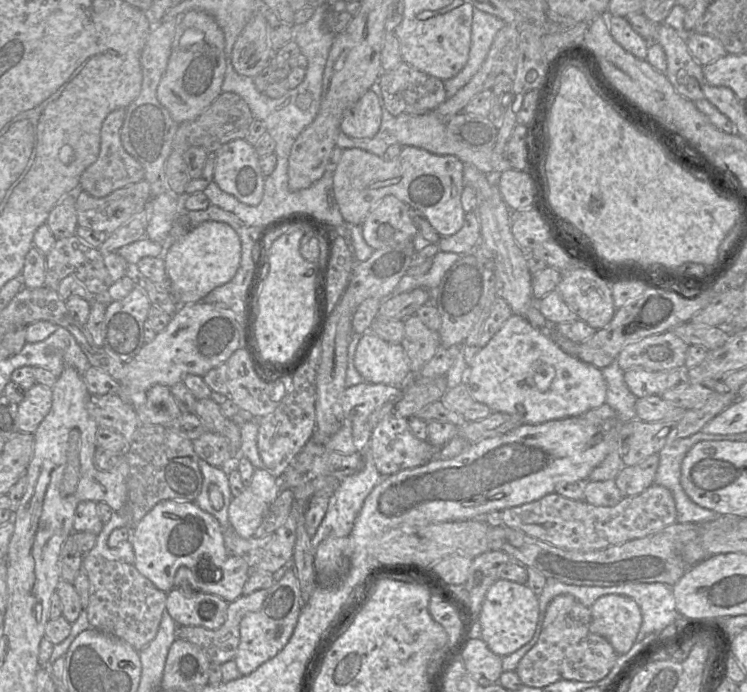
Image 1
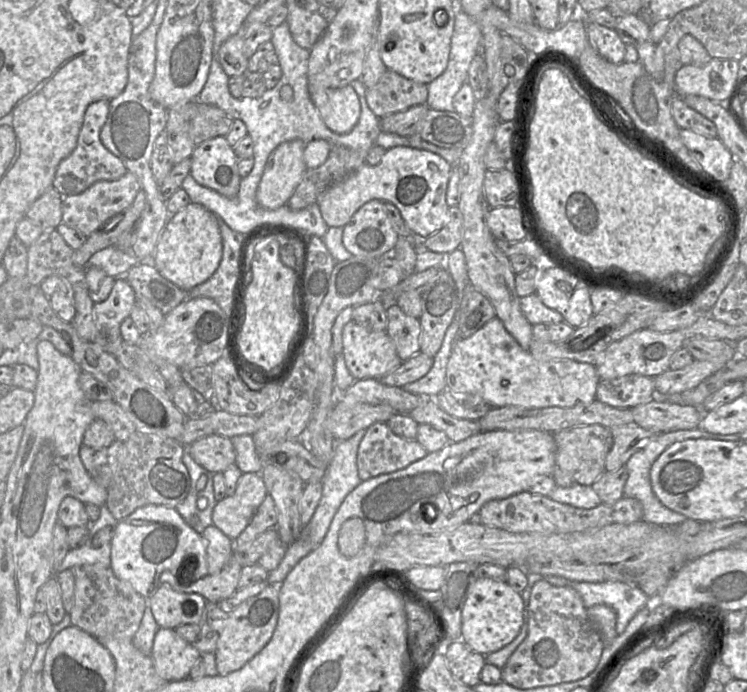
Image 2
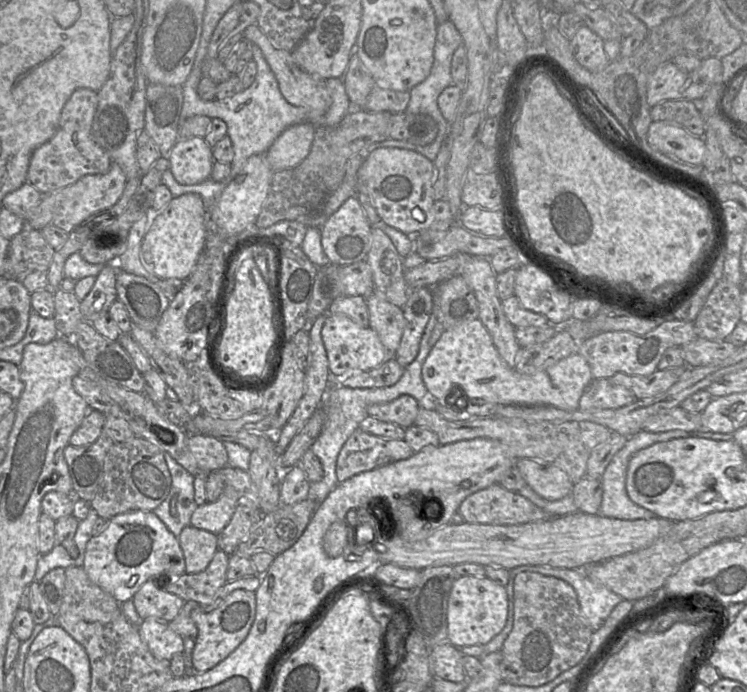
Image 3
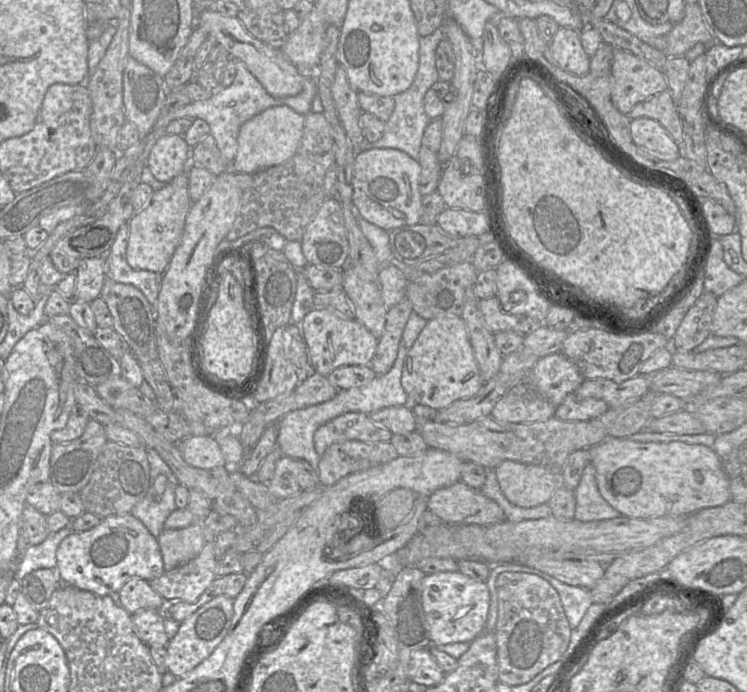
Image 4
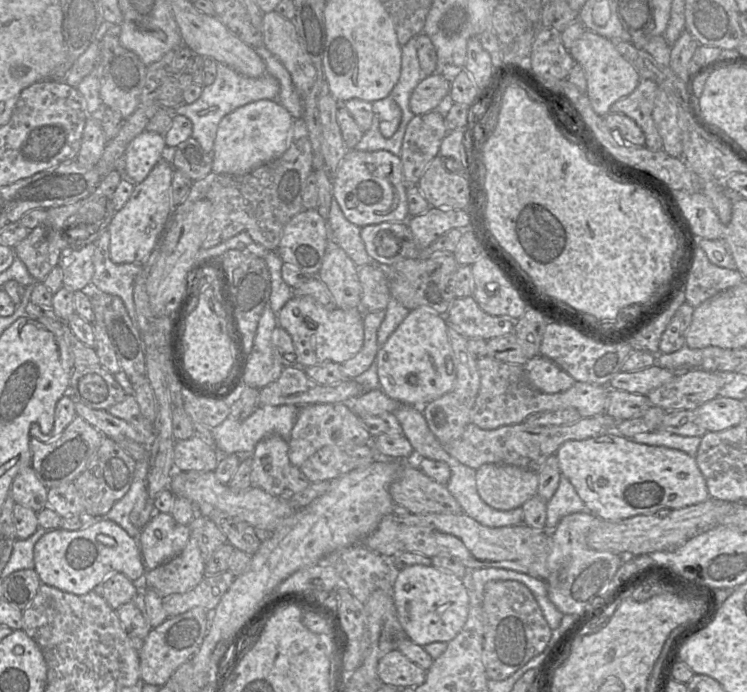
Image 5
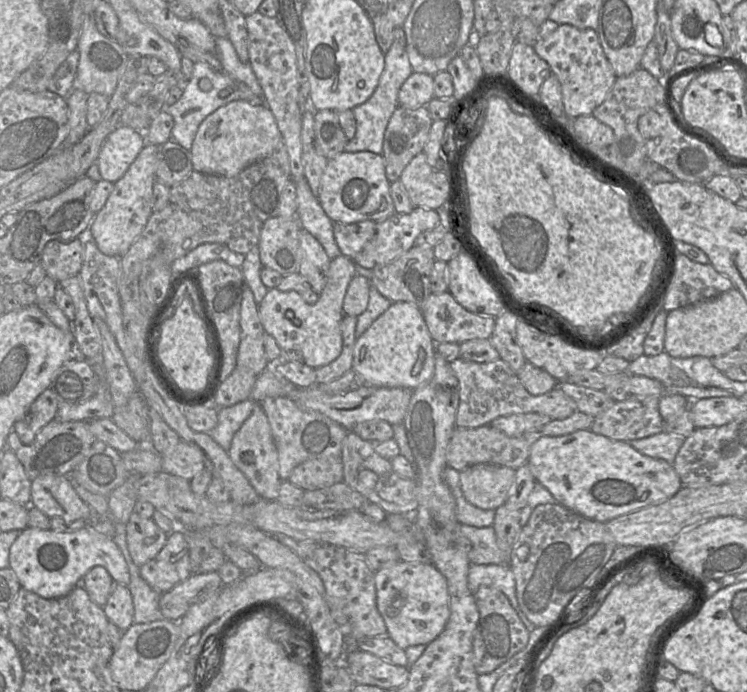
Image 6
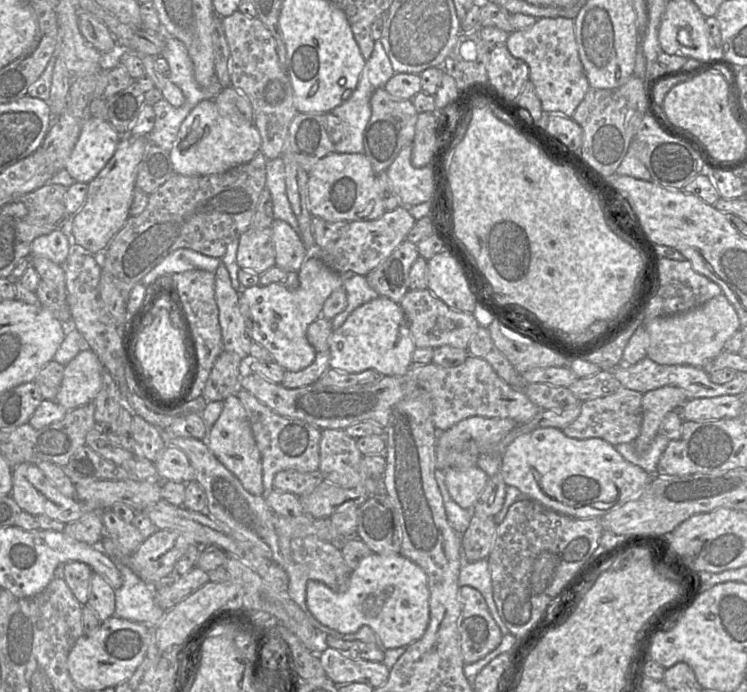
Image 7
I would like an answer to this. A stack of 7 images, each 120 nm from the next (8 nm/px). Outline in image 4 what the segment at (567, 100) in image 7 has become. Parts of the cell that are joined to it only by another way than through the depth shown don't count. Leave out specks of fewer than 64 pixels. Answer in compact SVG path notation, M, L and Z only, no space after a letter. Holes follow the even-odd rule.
M621 48L614 49L610 74L611 99L623 114L628 114L637 103L668 89L667 79L658 68Z

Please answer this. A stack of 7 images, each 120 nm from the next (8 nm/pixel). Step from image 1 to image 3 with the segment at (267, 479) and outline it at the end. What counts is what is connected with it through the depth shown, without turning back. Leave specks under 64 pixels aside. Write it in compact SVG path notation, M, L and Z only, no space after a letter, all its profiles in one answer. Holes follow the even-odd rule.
M227 486L220 498L193 511L189 526L218 535L229 523L237 505L237 493Z

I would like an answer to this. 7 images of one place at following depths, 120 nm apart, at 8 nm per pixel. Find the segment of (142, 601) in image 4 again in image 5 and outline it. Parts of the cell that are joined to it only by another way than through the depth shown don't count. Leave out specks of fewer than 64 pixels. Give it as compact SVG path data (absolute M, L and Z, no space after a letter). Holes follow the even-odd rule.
M115 573L104 579L94 589L114 610L131 601L140 590L135 583L122 573Z

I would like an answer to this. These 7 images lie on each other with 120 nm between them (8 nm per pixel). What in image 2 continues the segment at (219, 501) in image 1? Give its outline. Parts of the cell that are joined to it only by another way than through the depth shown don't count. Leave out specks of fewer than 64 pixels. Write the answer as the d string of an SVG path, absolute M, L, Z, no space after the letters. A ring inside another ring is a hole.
M186 451L183 463L191 477L191 488L187 497L175 509L198 533L212 526L212 510L217 504L214 473L197 464Z

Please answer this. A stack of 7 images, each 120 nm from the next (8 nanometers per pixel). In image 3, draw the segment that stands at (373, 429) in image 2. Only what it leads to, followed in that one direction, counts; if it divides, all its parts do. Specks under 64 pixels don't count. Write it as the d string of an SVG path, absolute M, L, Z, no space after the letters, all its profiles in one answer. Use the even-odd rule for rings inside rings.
M357 429L346 440L336 461L339 483L362 472L405 460L414 454L404 440L391 440Z

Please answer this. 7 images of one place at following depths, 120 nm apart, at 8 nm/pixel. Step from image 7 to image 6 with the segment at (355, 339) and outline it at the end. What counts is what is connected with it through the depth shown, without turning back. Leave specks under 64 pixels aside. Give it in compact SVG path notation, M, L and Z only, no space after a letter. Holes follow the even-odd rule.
M393 302L362 334L353 346L352 371L362 377L366 385L413 390L431 379L435 369L435 341L432 339L419 304Z

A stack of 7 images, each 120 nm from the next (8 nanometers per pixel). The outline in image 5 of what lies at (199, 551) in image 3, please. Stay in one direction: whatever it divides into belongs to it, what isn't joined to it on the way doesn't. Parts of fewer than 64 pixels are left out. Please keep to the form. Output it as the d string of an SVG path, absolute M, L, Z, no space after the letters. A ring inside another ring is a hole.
M156 512L142 528L138 540L147 570L178 555L190 540L189 525L177 523L170 513Z

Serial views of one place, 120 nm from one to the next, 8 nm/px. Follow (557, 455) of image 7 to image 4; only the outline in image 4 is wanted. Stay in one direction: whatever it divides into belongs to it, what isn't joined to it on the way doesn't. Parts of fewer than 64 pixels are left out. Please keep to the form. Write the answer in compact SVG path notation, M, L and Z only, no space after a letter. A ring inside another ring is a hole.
M607 437L601 443L585 449L589 449L590 464L596 470L596 481L600 494L614 509L620 513L621 516L630 518L690 516L706 508L722 506L731 500L729 482L723 471L720 458L710 447L698 444L688 444L679 441L665 443L641 443L629 440L627 438Z

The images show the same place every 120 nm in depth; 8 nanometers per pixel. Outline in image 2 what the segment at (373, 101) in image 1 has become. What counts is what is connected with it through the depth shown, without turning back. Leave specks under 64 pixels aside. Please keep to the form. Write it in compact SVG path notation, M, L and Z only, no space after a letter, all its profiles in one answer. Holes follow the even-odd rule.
M309 85L311 100L328 128L346 134L358 123L361 115L361 98L351 86L319 88Z

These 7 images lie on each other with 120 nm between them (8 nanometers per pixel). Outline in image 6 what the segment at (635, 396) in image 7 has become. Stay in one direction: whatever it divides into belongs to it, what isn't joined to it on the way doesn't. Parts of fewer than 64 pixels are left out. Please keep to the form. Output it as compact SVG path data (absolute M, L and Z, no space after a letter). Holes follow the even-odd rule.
M660 397L641 401L616 401L594 418L589 430L617 441L631 441L658 434L665 429L659 412Z

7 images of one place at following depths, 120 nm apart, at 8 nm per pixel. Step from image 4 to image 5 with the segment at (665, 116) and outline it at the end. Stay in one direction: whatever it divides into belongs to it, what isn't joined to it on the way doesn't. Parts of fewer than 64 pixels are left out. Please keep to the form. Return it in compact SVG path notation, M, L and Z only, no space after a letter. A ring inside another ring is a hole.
M641 79L635 90L612 104L609 111L634 120L644 132L645 146L650 150L662 150L662 139L652 116L656 95L655 82Z

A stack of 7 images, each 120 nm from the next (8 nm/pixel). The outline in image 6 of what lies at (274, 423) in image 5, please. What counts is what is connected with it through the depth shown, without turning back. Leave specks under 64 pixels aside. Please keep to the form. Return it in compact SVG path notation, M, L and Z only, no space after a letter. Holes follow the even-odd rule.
M248 399L233 406L218 408L217 425L208 432L209 435L227 451L235 433L257 405L254 400Z

